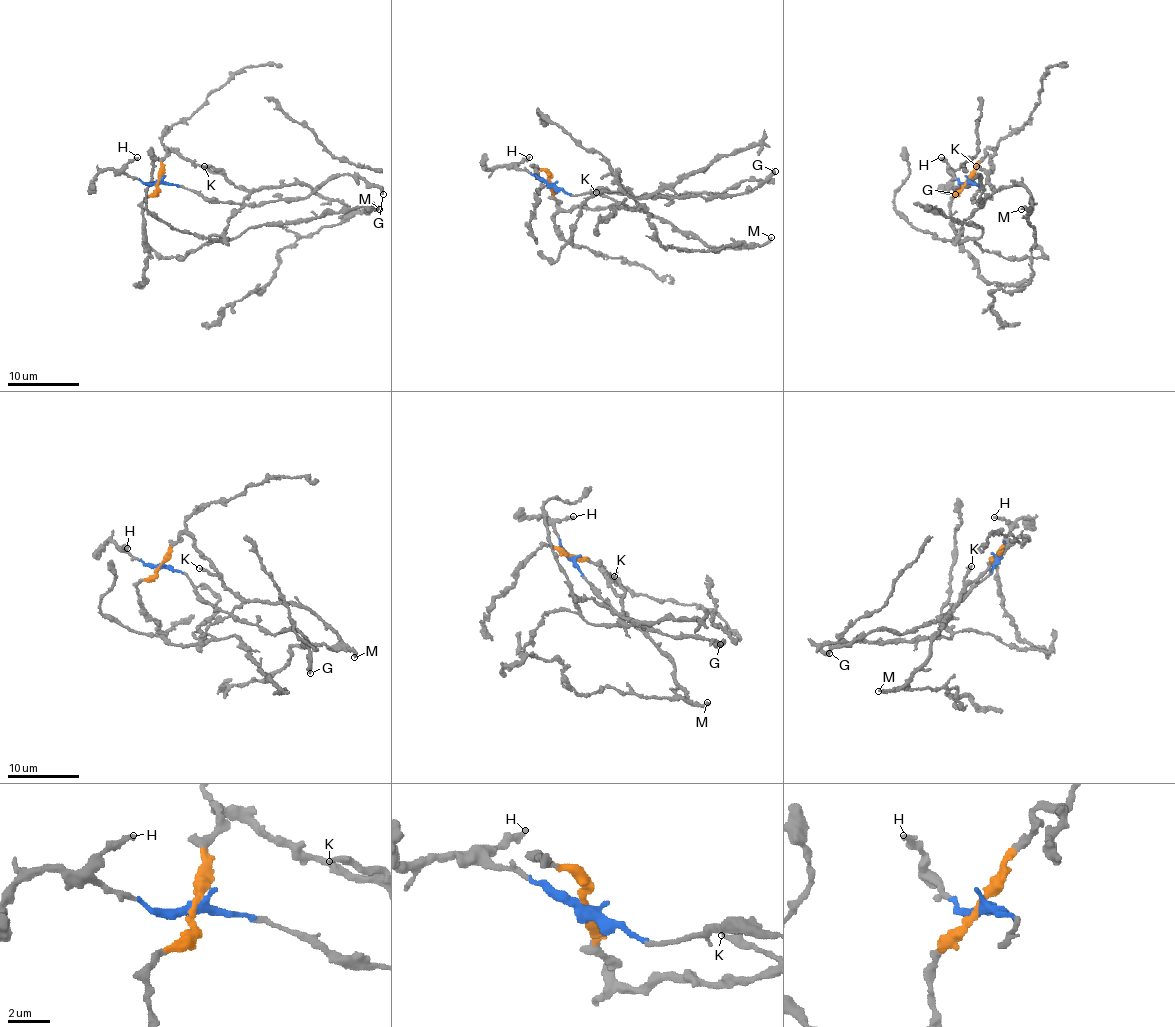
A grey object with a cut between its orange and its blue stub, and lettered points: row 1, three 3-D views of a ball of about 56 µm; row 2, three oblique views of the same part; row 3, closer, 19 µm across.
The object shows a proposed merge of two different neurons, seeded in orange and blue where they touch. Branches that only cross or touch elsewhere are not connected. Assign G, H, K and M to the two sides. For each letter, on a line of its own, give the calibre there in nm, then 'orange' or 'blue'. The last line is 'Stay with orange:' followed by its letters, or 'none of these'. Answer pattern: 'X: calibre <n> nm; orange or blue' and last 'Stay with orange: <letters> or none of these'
G: calibre 340 nm; blue
H: calibre 280 nm; blue
K: calibre 280 nm; orange
M: calibre 360 nm; orange
Stay with orange: K, M

